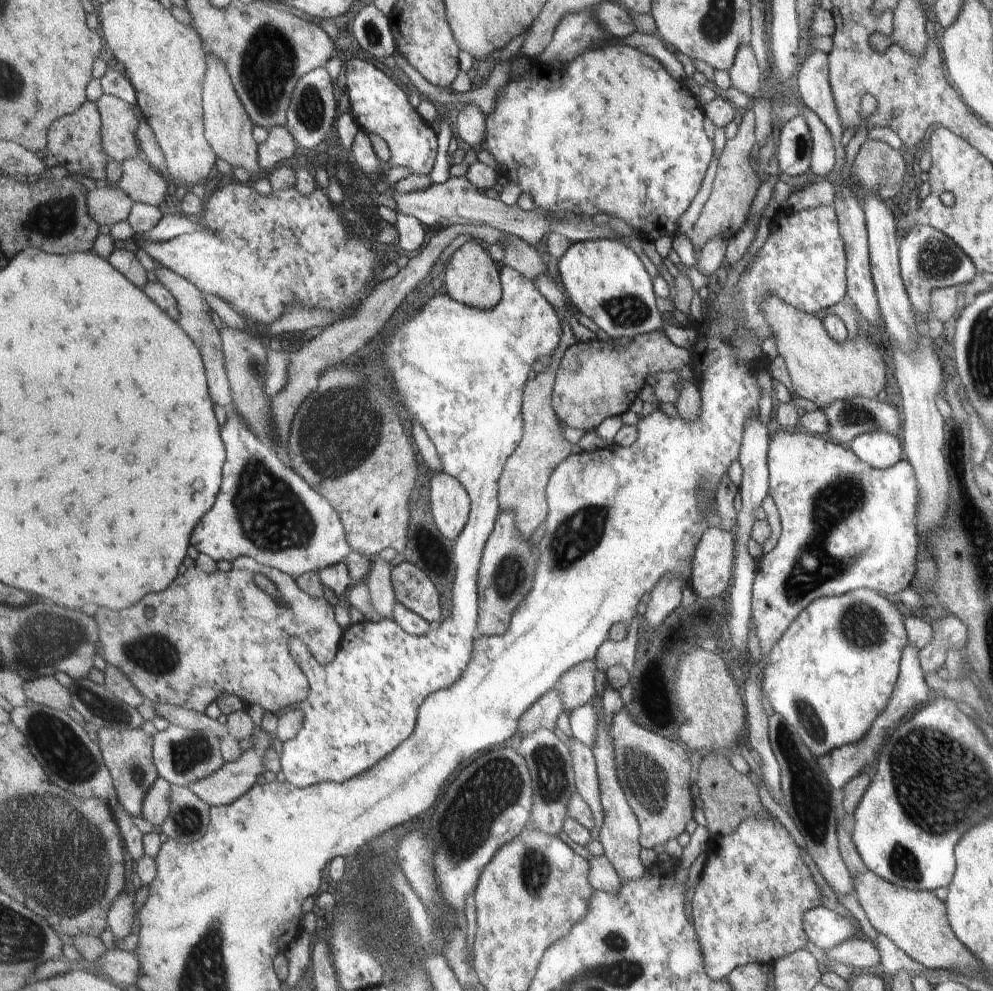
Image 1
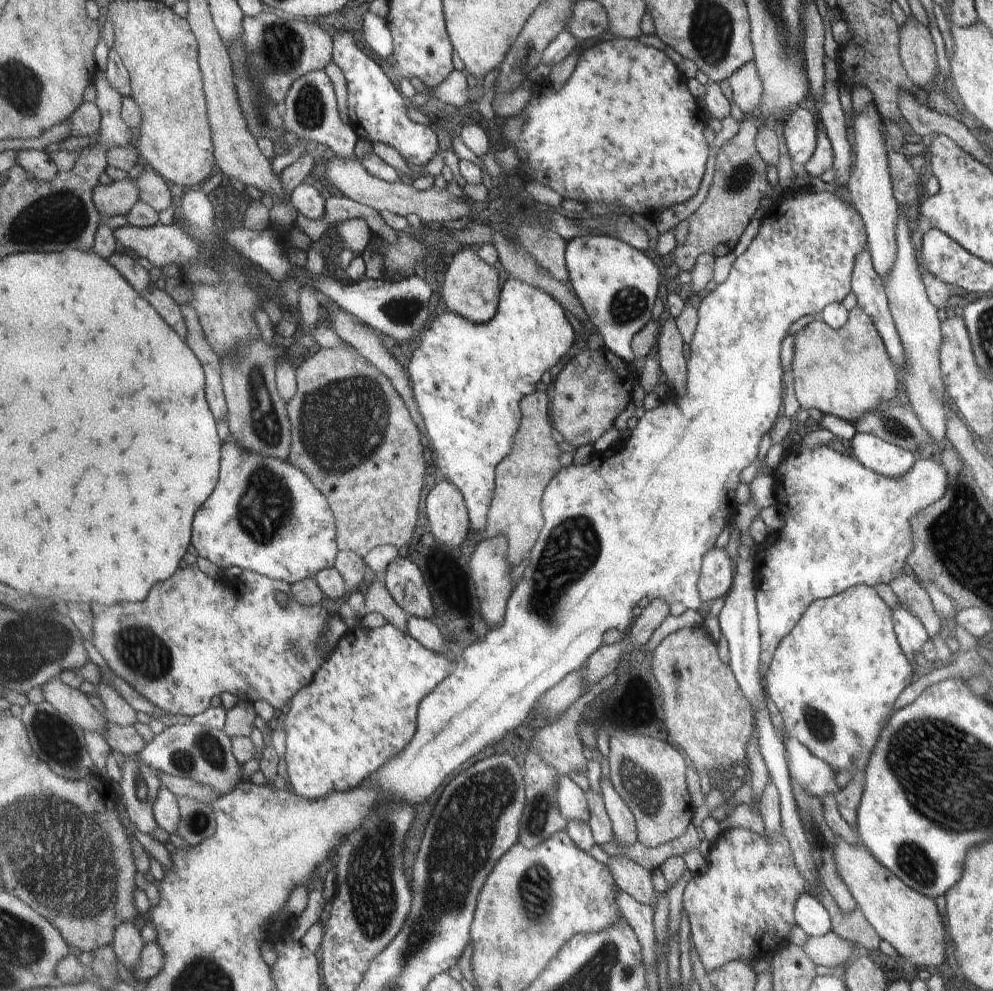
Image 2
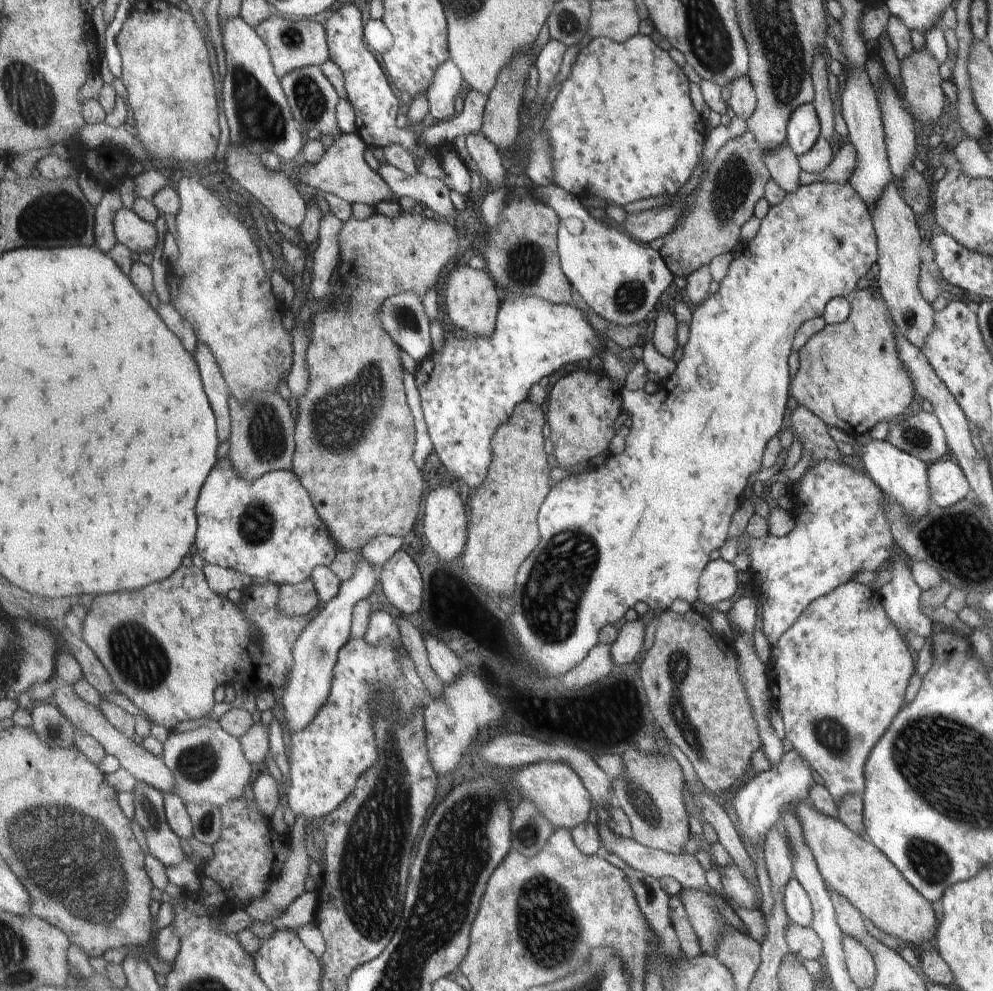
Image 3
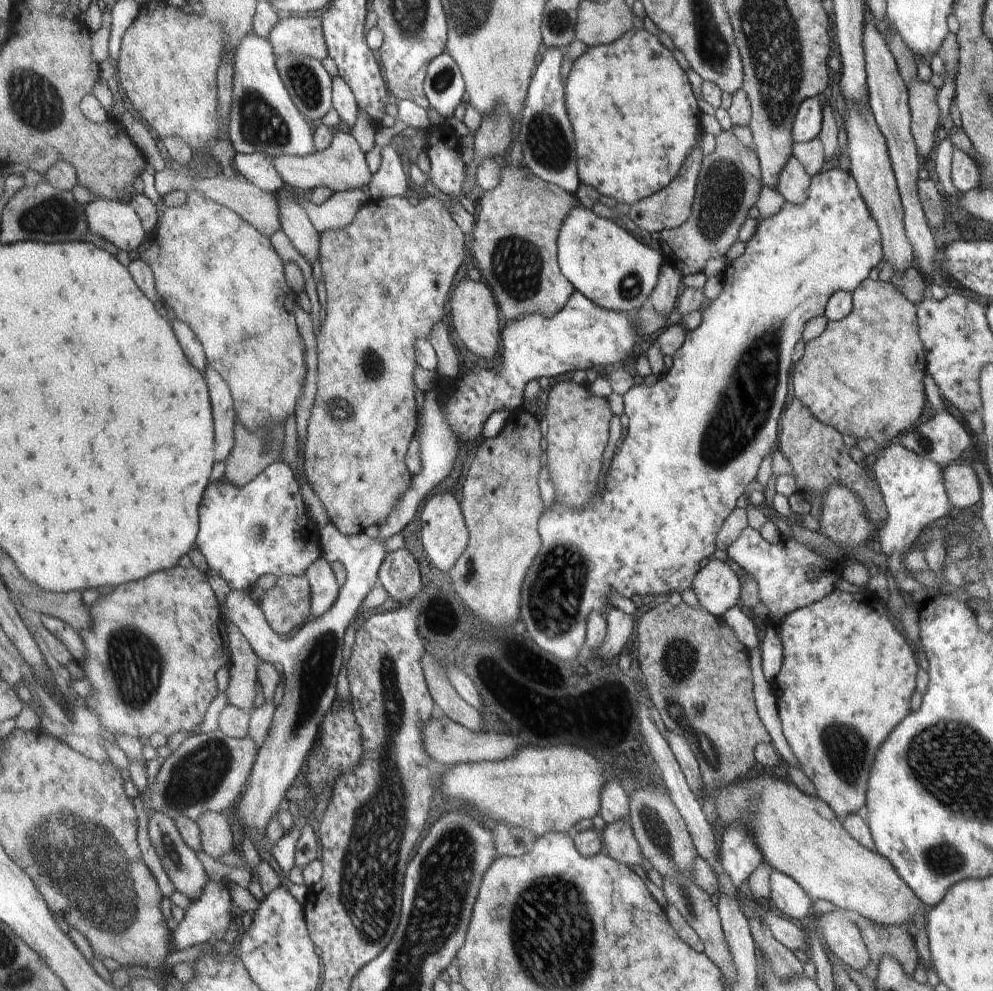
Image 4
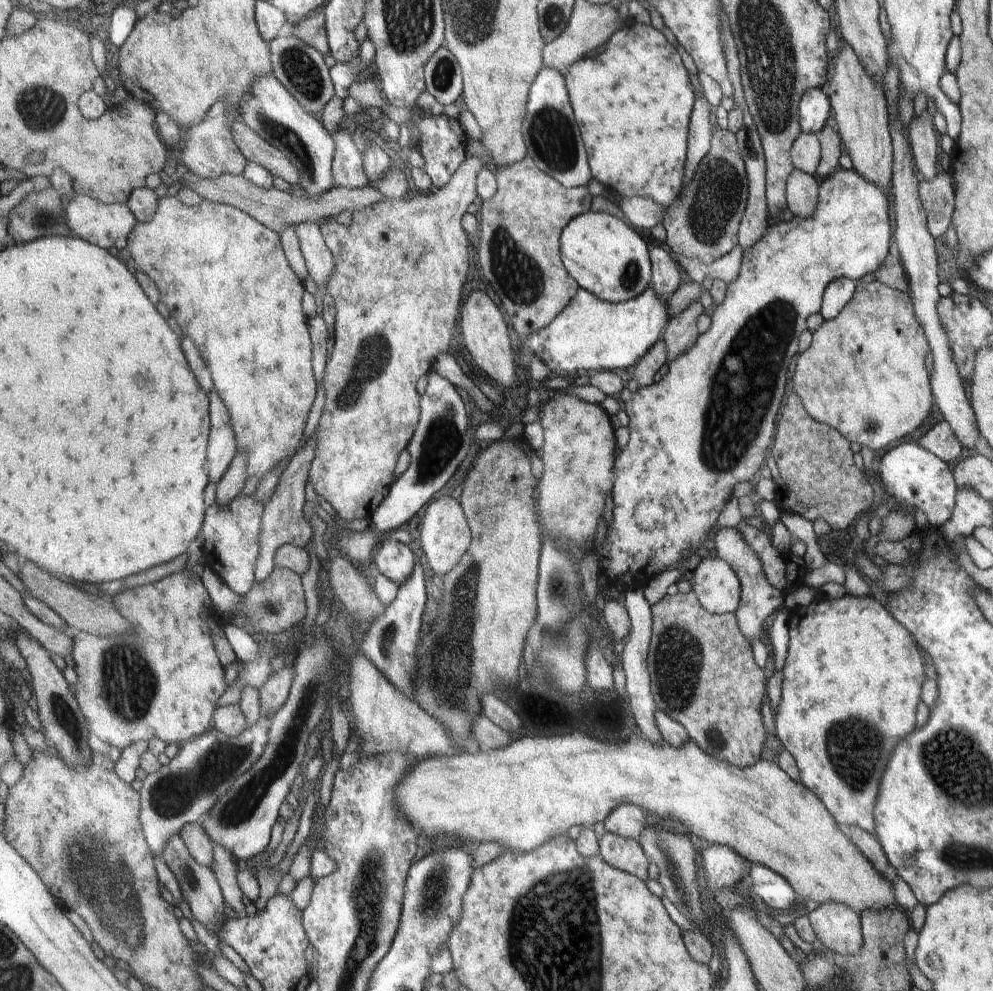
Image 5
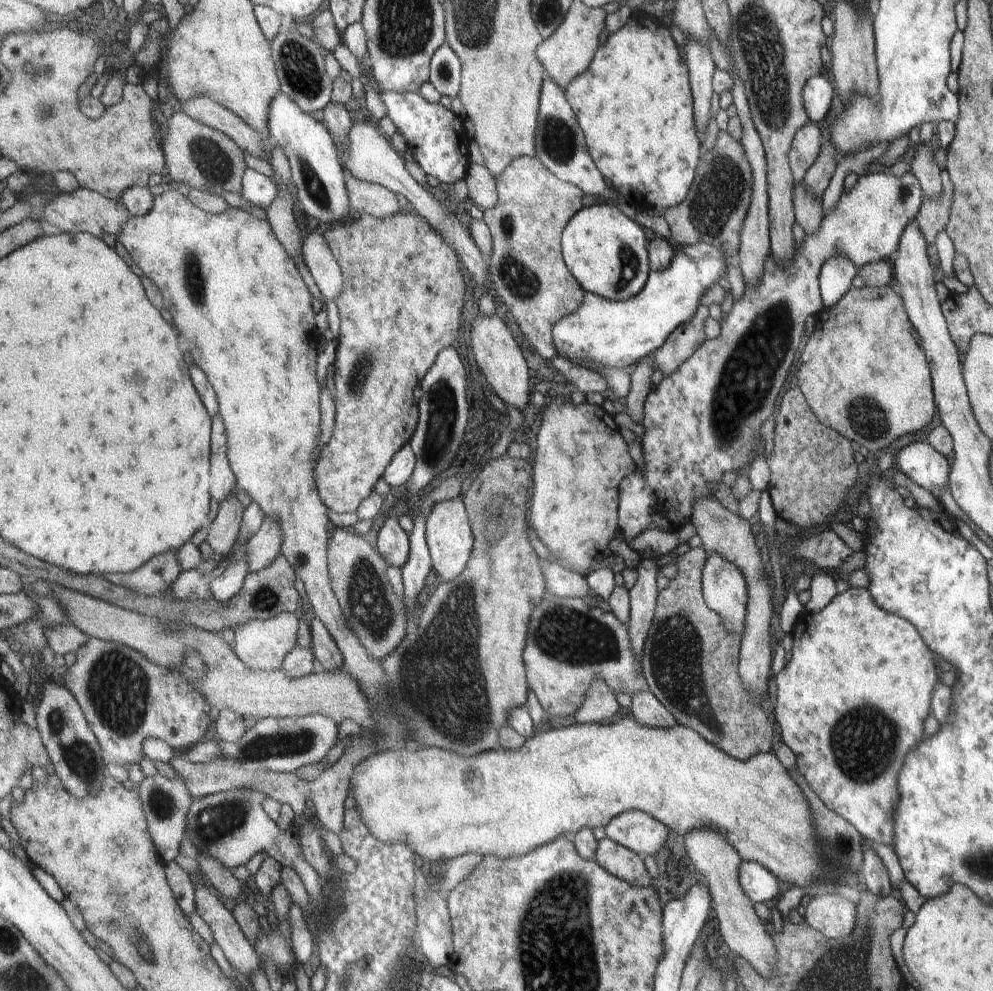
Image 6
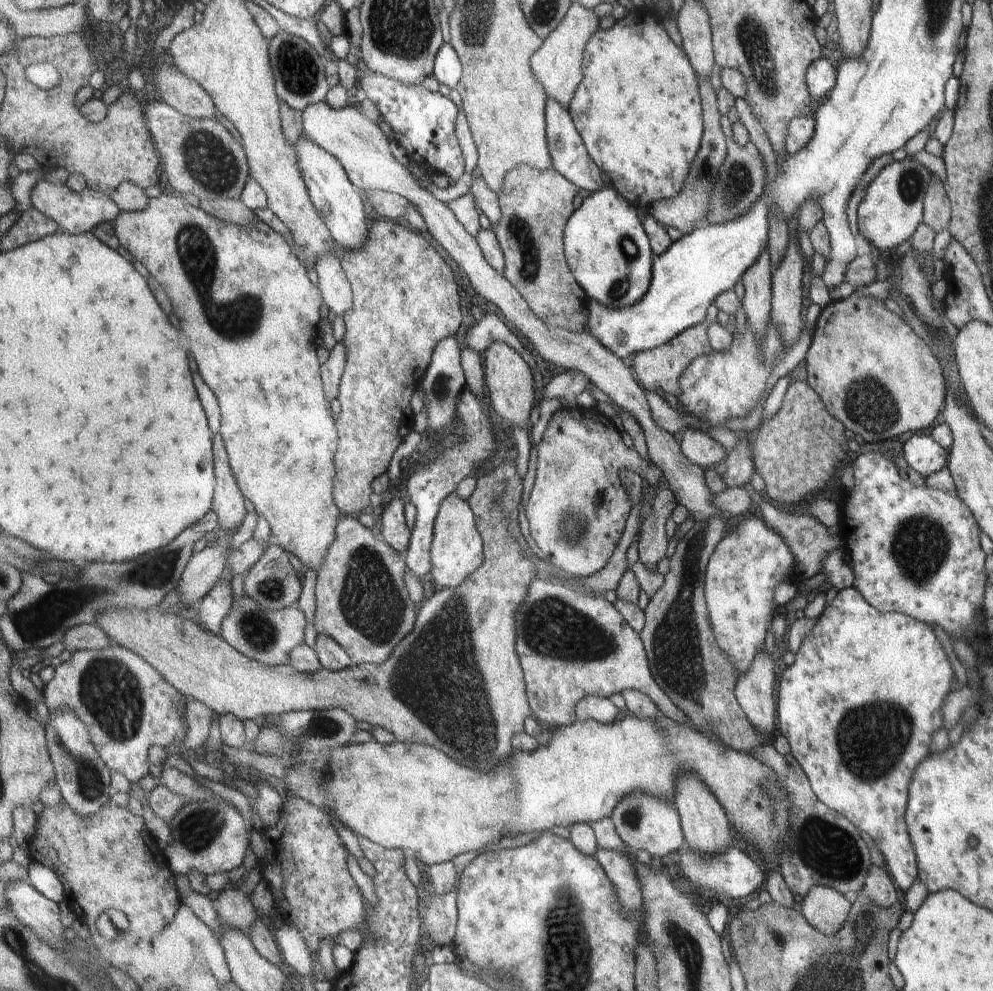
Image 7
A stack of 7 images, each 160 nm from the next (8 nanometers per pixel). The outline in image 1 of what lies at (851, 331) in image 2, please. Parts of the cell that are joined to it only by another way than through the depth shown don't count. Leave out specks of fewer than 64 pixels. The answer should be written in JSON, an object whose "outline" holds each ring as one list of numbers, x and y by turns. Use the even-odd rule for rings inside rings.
{"outline":[[767,295,760,308,771,336,775,338,777,354,783,358,791,388,799,398,807,398,817,407,824,407,831,401,847,397,875,399,884,388,885,365,877,351,876,339,871,334,867,340,867,336,859,330,853,340,846,338,839,344,827,336,815,314,795,310,775,295]]}

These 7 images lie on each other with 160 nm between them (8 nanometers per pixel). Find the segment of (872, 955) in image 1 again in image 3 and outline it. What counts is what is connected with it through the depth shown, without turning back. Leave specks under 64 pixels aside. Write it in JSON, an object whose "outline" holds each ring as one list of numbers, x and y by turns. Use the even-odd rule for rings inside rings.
{"outline":[[791,923,784,930,784,939,788,952,798,960,821,960,822,944,819,937,811,930,811,927,800,927]]}

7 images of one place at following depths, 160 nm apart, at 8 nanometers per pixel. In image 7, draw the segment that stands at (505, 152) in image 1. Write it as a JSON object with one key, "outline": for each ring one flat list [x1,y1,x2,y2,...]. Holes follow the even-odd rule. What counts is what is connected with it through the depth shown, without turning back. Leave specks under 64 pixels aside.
{"outline":[[635,8,629,10,627,15,615,22,615,25,608,30,599,29,592,36,590,43,587,44,586,56,583,61,584,79,583,82,576,88,574,97,568,108,571,116,574,118,579,132,582,134,582,139,586,144,587,150,595,164,606,172,612,182,612,186,617,189,632,205,636,208,647,208,651,203,657,203,663,199,674,199,679,196,686,184,686,180,690,176,690,172,694,168,694,160,698,156,699,145,702,135,702,116,700,109,699,96,699,78,698,73,691,64,690,57,682,47,677,46,667,30,663,27,662,20,649,8]]}

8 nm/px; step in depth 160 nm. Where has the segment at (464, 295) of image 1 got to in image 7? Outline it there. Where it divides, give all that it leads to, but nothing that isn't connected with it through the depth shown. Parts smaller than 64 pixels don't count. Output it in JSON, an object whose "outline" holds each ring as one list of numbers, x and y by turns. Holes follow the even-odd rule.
{"outline":[[503,341,493,342,487,346,483,357,486,365,484,375,494,409,506,423,529,430,531,428,528,425,529,416,535,406,535,382,533,382,533,372,529,364,523,360,519,352]]}

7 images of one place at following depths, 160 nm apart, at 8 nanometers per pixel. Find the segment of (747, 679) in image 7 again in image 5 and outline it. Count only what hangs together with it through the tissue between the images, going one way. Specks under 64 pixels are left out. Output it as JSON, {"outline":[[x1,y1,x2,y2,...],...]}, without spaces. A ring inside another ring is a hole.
{"outline":[[735,527,716,529,715,536,712,539,715,543,714,551,716,556,730,565,737,573,738,579,742,581,742,598,739,599,739,606,734,612,739,628,741,628,743,636,746,637,748,642,753,639,759,639,759,636,763,636,761,630,763,621,769,614,773,614,775,608,782,604,784,594,771,588,770,584,767,584,767,579,761,570,759,560,751,548,749,548,749,545,741,539]]}

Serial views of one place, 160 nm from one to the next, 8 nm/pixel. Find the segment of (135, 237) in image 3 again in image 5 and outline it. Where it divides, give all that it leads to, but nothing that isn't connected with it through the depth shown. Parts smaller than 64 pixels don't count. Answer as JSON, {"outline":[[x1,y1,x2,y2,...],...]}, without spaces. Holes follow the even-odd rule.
{"outline":[[75,194,75,200,64,206,65,216,67,216,67,226,73,234,98,245,100,248,117,249,118,251,127,249,128,240,131,232,134,232,138,224,134,213,125,204,112,203,111,205,103,203,93,196]]}

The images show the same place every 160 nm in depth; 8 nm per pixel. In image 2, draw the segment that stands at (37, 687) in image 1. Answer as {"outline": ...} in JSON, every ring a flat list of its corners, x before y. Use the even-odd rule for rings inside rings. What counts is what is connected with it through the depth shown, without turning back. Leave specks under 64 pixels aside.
{"outline":[[59,678,49,681,39,689,45,701,70,716,85,733,104,736,109,720,91,704,90,698,81,690,65,684]]}

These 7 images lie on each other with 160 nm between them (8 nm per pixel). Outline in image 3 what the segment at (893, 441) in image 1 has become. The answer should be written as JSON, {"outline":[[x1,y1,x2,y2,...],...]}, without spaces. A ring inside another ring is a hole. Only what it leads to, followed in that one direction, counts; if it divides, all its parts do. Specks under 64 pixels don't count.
{"outline":[[863,433,854,437,854,443,859,446,861,464,865,474,880,488,887,498,891,498,903,508,910,521,916,521,931,508,929,489,927,486,927,465,912,454,892,447,887,441,878,441]]}

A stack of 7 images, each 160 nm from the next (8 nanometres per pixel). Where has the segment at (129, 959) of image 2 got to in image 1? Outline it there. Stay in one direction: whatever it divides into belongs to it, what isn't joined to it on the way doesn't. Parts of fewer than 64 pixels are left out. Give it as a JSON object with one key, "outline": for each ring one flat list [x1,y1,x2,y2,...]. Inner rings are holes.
{"outline":[[123,891,111,905,108,912,109,928,117,939,124,939,131,934,135,924,135,893]]}

